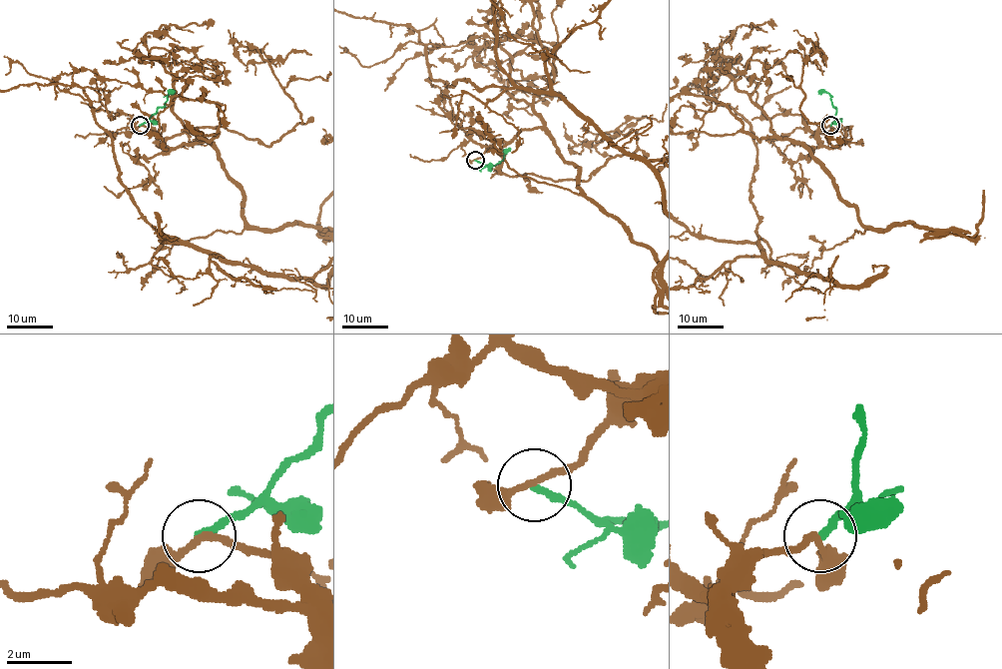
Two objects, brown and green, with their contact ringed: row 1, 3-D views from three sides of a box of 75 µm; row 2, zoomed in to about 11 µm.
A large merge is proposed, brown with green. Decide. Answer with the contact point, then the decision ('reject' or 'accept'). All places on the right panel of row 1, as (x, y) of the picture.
(830, 125) | reject

